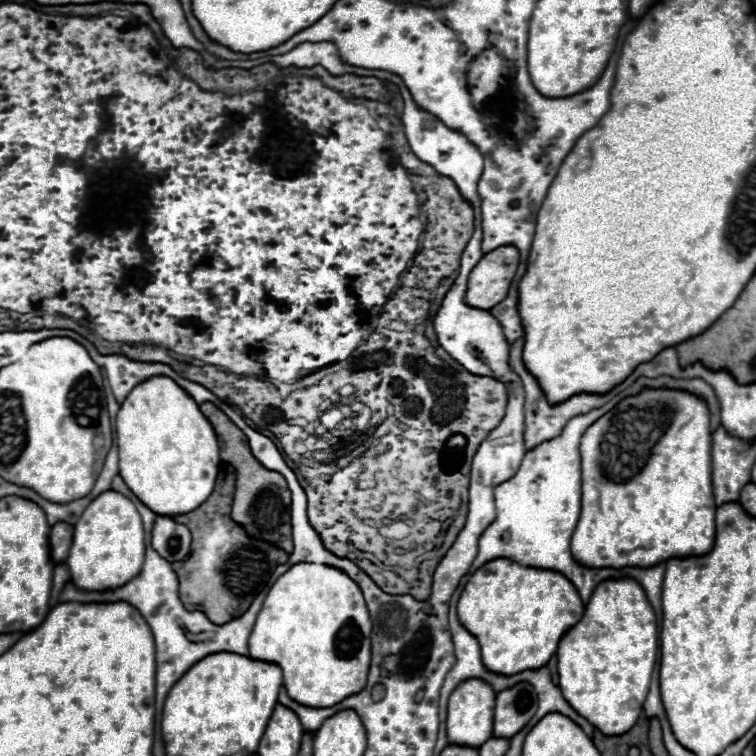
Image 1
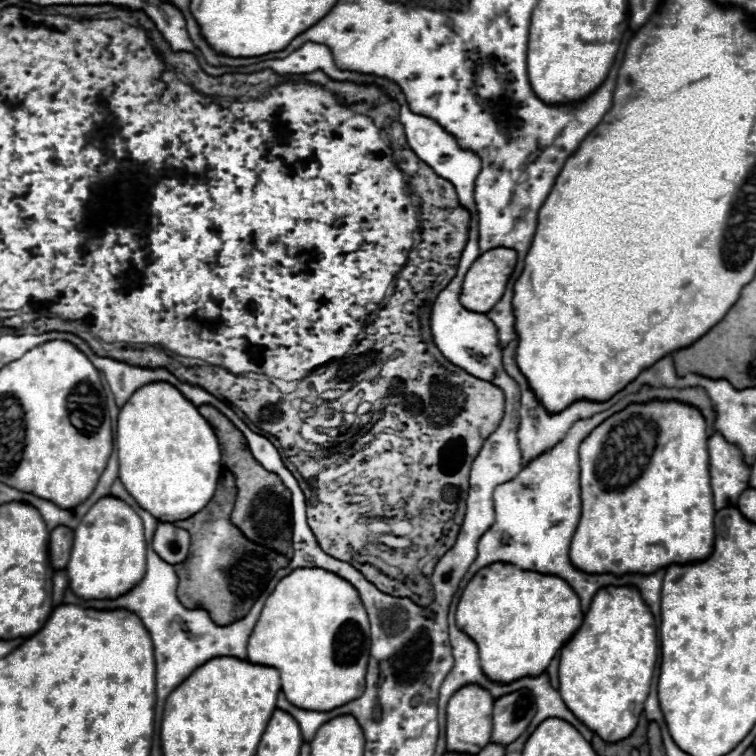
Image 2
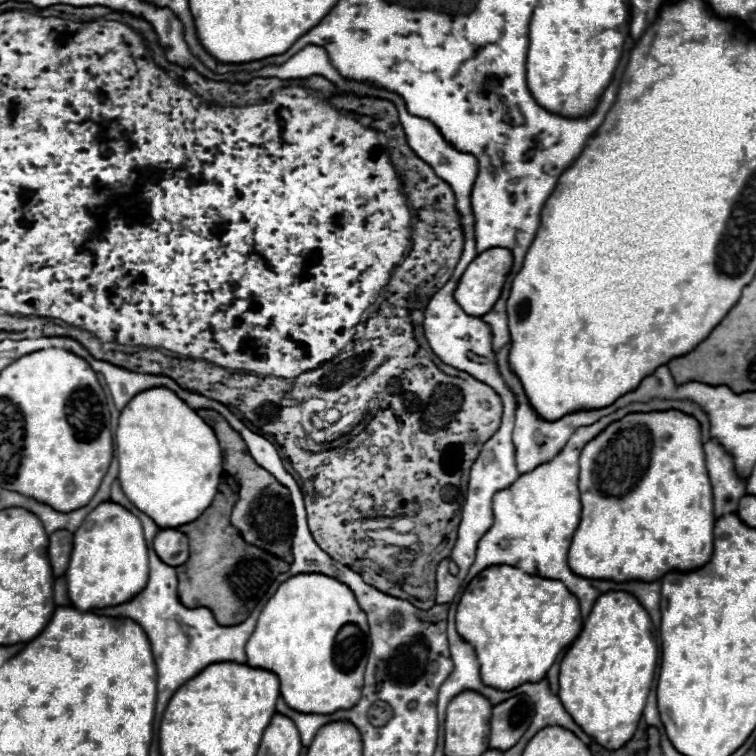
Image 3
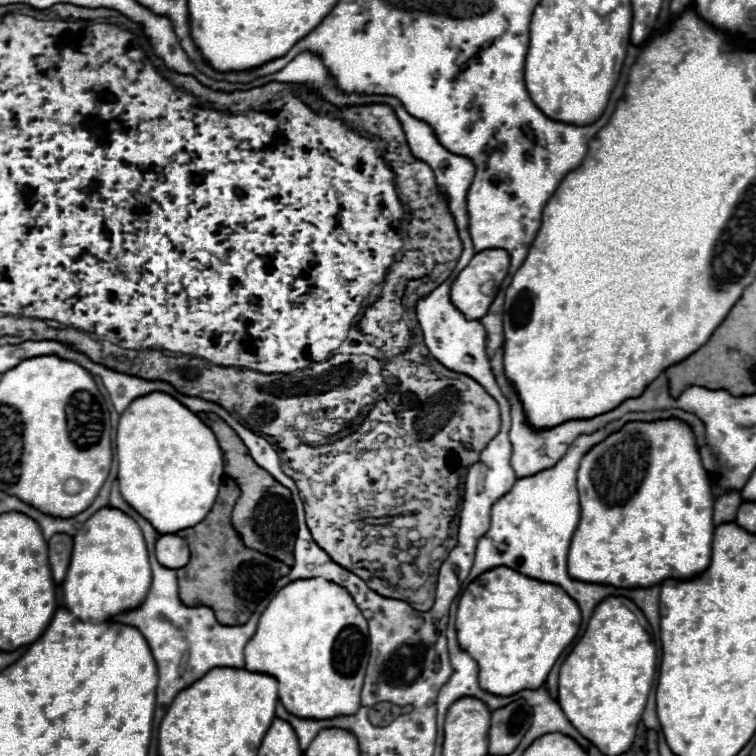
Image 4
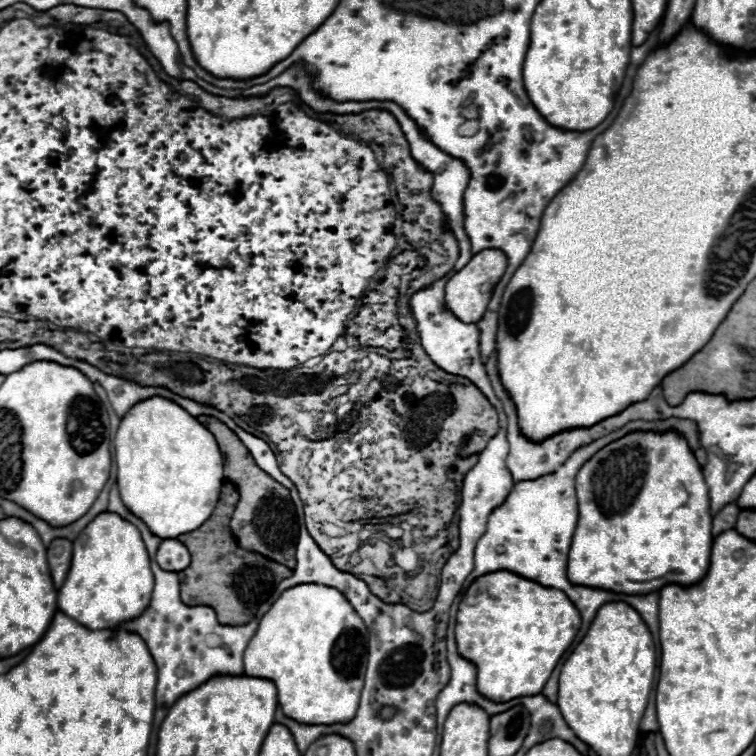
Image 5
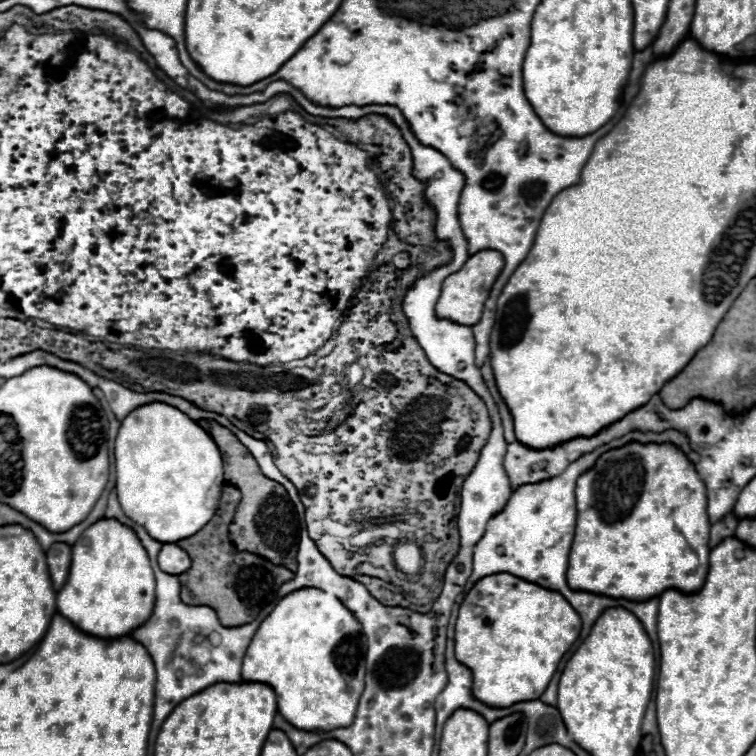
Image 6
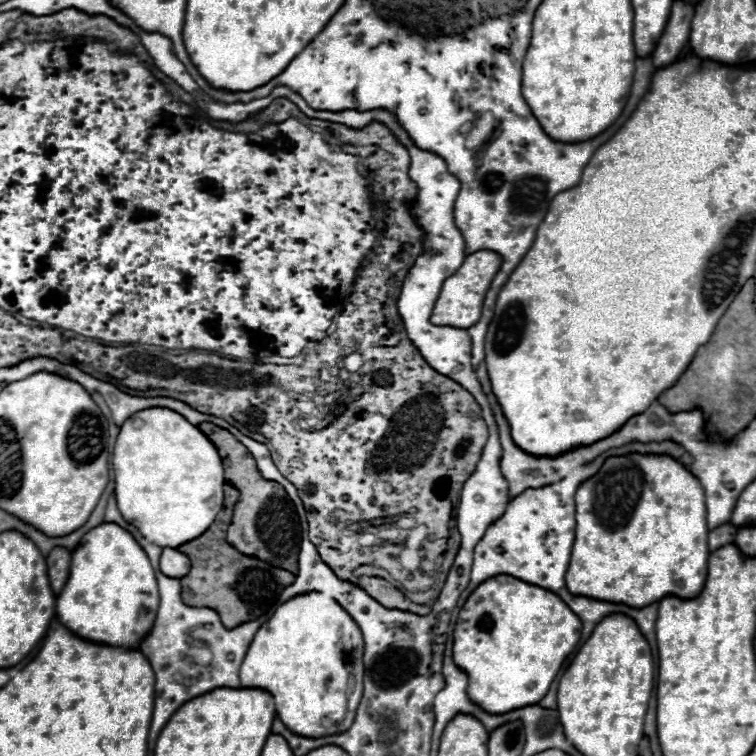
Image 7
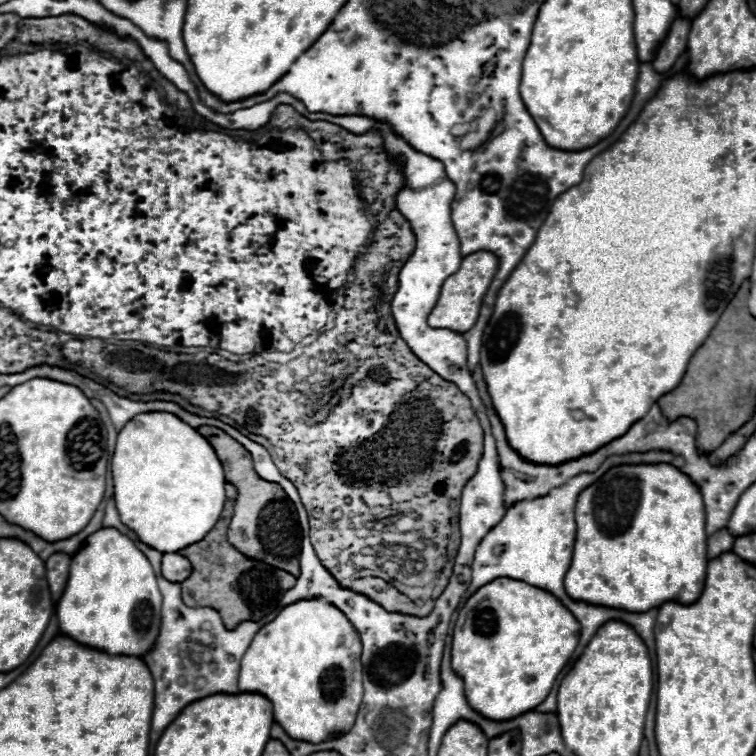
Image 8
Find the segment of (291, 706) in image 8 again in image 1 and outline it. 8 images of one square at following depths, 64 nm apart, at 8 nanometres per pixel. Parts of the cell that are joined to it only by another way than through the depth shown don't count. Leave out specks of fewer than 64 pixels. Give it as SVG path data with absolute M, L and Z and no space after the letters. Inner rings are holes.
M300 562L278 576L274 586L270 588L256 616L248 648L250 658L274 662L282 668L282 680L292 700L312 708L328 708L332 704L338 704L346 696L360 692L366 686L372 654L370 634L372 620L358 584L346 572L334 566Z

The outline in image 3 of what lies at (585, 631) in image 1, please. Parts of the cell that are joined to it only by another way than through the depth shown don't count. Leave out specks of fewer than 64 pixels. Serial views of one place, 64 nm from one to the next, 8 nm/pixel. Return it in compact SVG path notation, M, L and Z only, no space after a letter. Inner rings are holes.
M604 592L590 616L584 622L582 632L578 638L570 644L566 650L562 662L560 662L560 700L570 716L574 716L576 724L590 734L592 738L598 740L608 750L618 750L624 746L636 732L638 722L642 718L642 710L652 686L654 678L654 668L658 660L658 646L656 638L652 634L652 620L646 608L628 592Z

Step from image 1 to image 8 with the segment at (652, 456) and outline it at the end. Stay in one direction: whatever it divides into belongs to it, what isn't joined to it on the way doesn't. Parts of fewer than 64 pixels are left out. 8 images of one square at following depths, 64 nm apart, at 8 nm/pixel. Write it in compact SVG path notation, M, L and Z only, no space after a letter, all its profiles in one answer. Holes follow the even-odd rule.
M622 464L606 470L606 474L600 476L588 488L584 488L584 492L580 492L576 500L576 542L574 542L572 564L568 568L568 576L564 578L564 588L568 588L570 596L580 596L580 600L592 600L592 604L616 604L616 608L628 608L630 612L632 610L646 612L650 608L658 608L668 600L678 604L692 604L702 594L704 578L706 578L706 562L708 562L706 512L704 512L704 500L698 492L698 486L672 464Z

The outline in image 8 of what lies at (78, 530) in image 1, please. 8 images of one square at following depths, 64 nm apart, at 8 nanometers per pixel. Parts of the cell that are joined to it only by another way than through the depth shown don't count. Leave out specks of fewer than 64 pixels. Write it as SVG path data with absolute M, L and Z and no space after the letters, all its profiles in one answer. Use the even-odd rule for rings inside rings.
M100 528L72 556L68 584L56 602L60 630L80 644L108 654L142 658L160 630L162 596L148 558L116 528Z

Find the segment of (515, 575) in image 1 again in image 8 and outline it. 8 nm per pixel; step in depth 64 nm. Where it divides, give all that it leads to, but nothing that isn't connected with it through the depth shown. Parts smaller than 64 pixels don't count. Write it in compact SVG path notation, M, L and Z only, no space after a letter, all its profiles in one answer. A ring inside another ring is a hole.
M496 578L476 590L462 606L452 634L452 668L464 678L468 704L492 720L506 720L520 712L534 710L548 692L560 670L570 660L580 640L580 622L572 612L550 592L512 578Z

